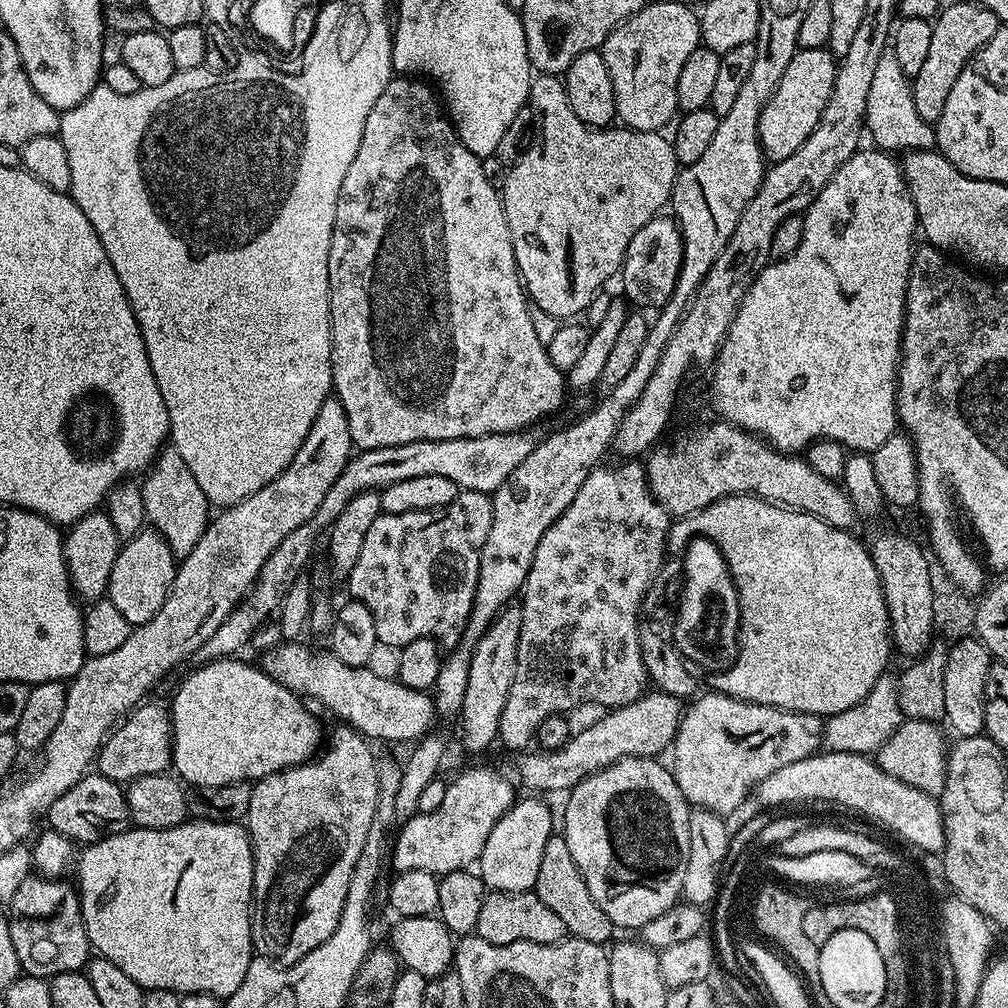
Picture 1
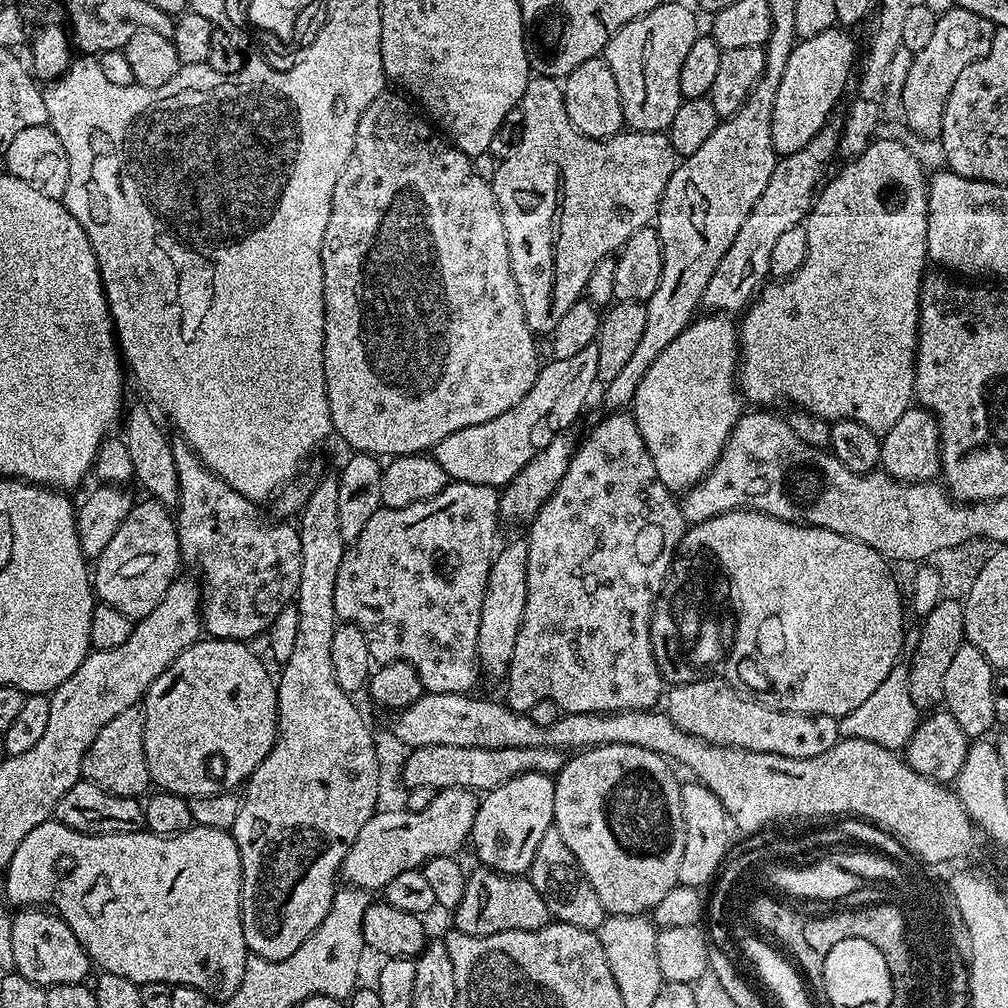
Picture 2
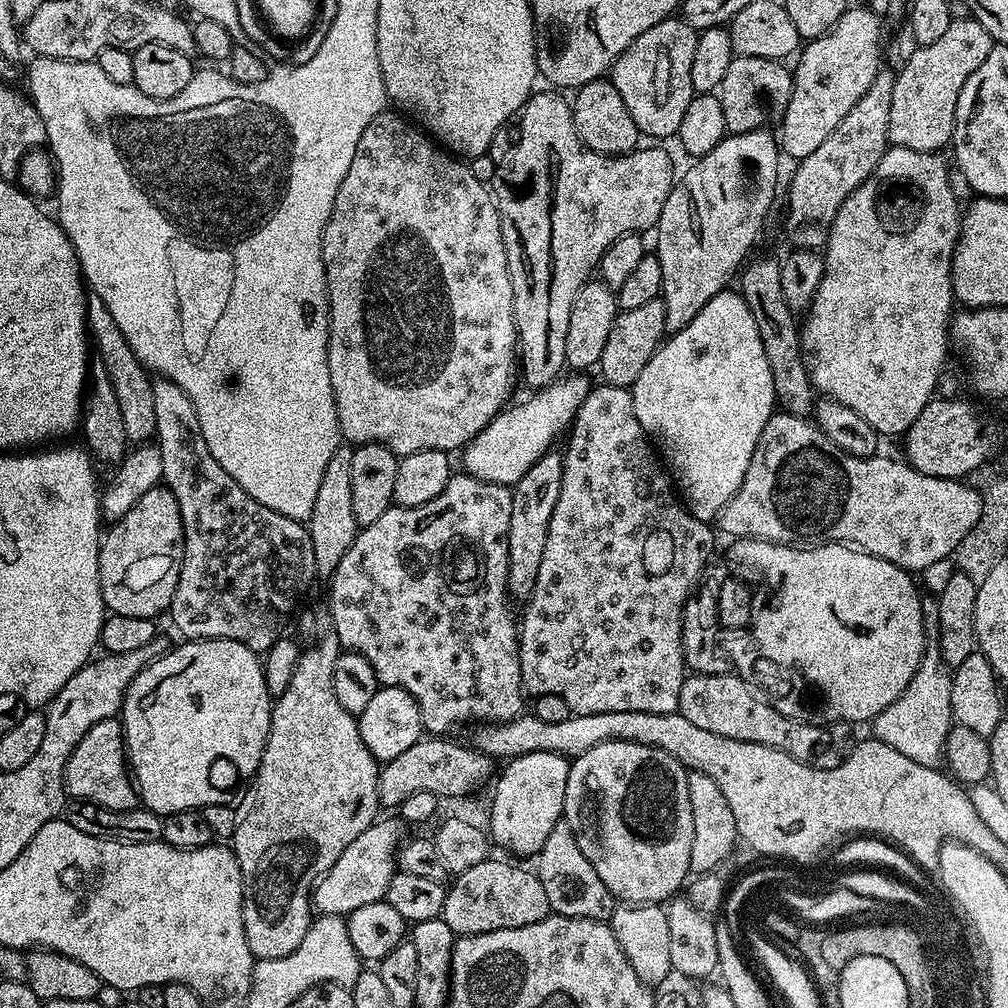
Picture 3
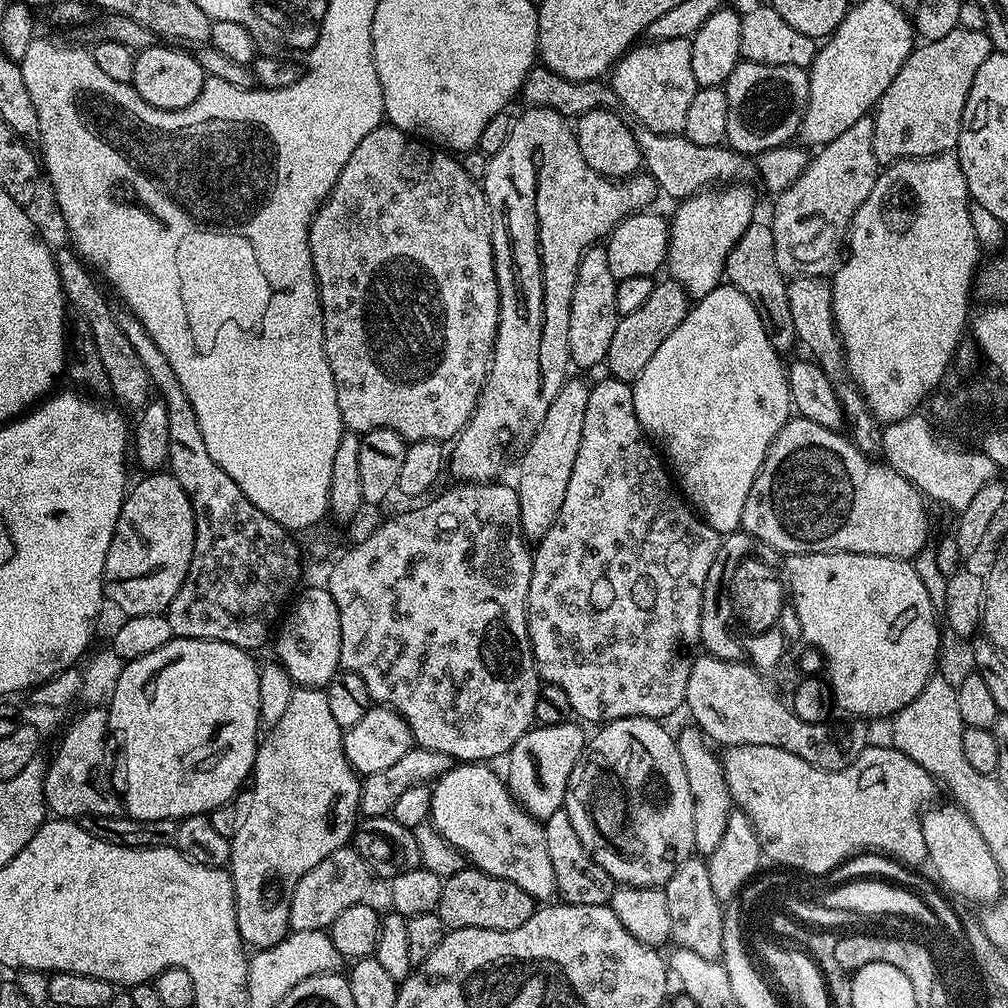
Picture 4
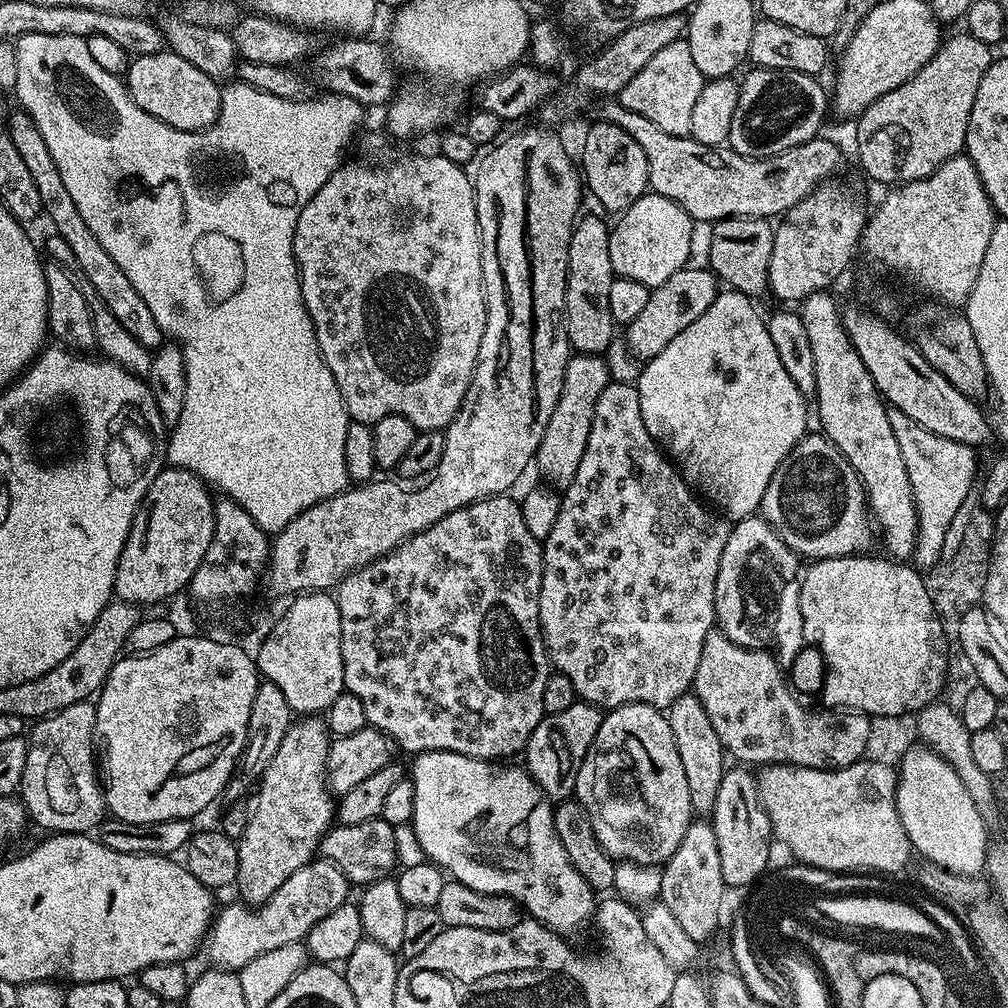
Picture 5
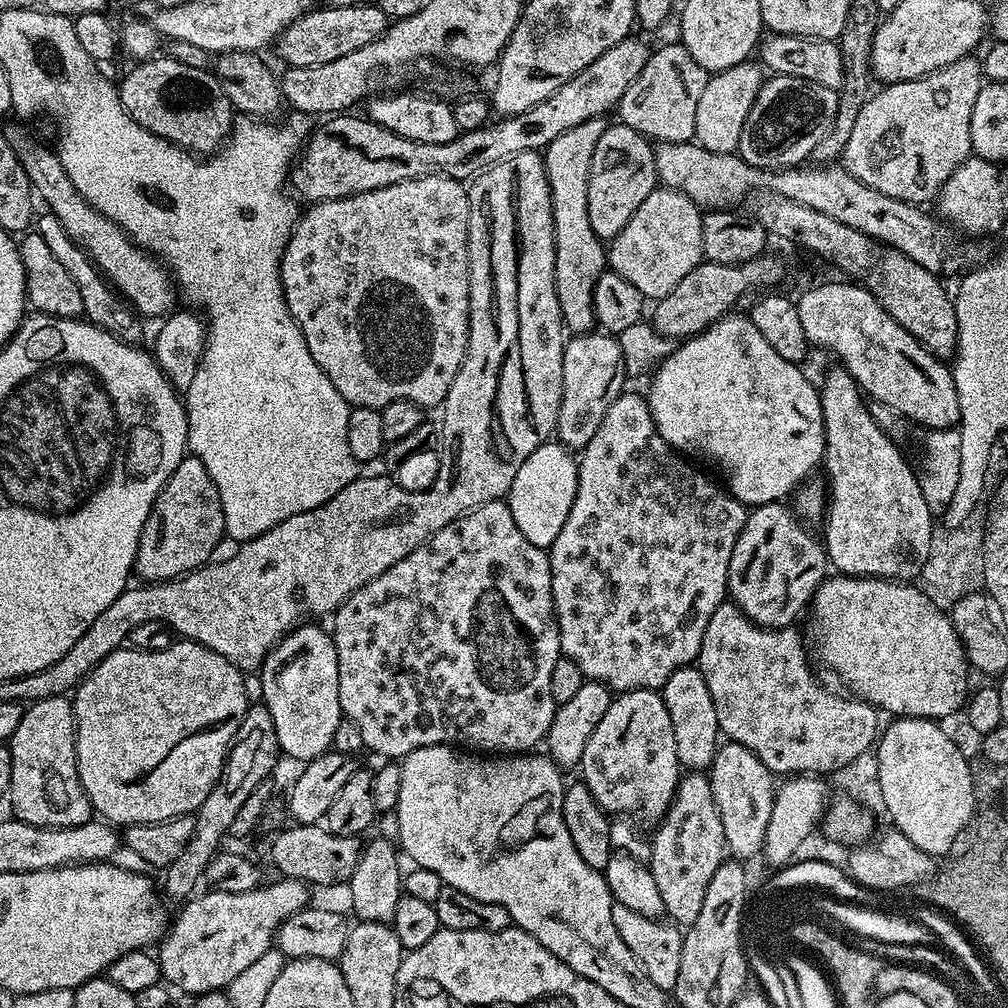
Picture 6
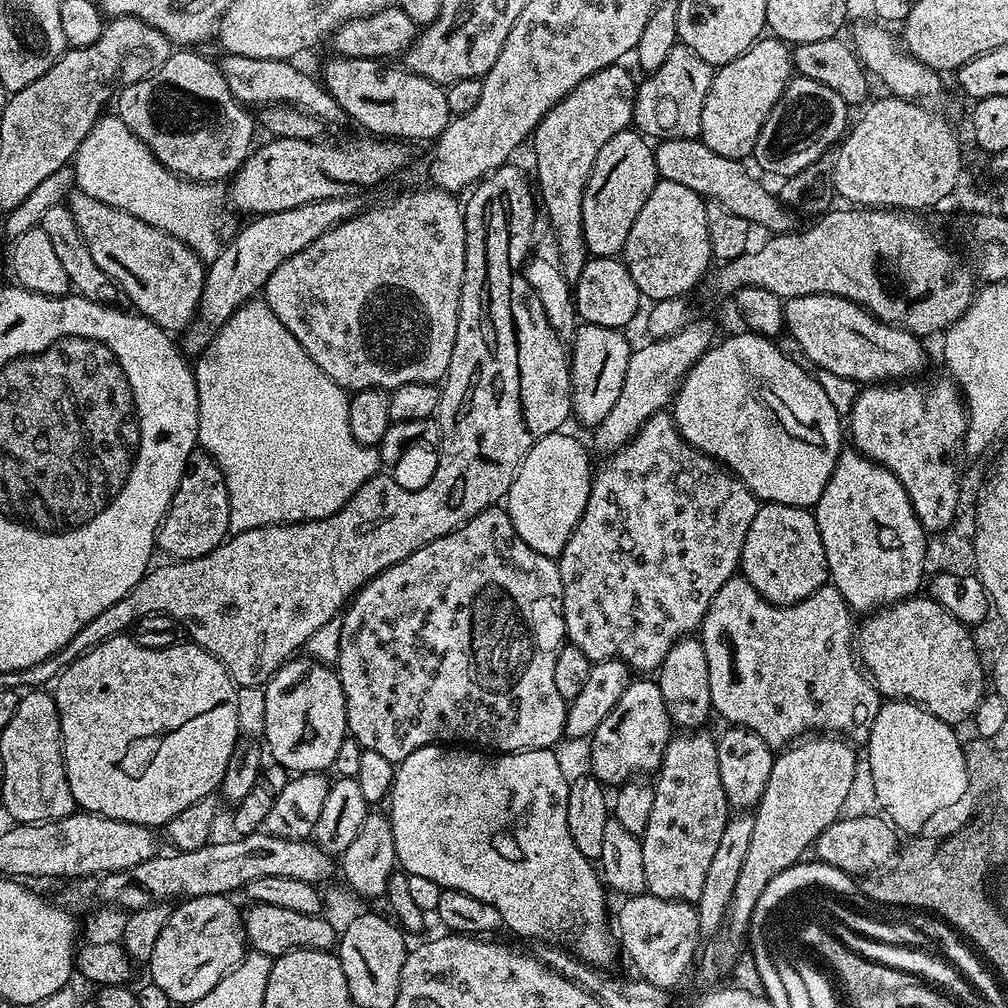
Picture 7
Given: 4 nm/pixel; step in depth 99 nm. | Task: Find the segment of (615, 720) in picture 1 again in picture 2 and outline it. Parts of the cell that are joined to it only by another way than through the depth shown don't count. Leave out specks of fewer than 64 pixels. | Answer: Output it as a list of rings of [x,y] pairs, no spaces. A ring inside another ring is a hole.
[[[422,746],[411,749],[407,753],[408,761],[404,764],[405,789],[430,788],[465,788],[467,792],[487,794],[495,788],[501,788],[506,782],[522,776],[528,772],[559,773],[566,763],[566,756],[559,747],[554,748],[503,748],[502,750],[486,750],[485,748],[471,748],[470,746]]]

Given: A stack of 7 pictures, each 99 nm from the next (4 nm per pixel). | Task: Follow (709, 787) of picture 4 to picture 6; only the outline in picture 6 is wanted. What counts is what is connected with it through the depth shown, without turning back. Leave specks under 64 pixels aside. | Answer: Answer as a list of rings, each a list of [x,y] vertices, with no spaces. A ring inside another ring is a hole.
[[[689,666],[686,668],[676,668],[674,674],[670,674],[670,678],[666,678],[662,689],[662,695],[664,698],[664,705],[666,710],[670,714],[670,726],[674,726],[674,750],[678,750],[678,758],[680,759],[681,765],[688,770],[708,770],[712,767],[712,759],[716,753],[718,747],[718,739],[721,735],[720,727],[718,726],[718,710],[714,710],[714,698],[710,698],[710,686],[706,686],[706,678],[702,673],[700,673],[699,667]]]

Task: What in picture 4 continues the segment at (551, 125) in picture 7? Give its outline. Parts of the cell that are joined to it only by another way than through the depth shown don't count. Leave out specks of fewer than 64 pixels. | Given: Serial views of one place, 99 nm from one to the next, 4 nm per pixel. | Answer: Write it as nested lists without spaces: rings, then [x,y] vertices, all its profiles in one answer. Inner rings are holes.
[[[593,246],[586,249],[576,271],[568,331],[568,358],[580,370],[585,370],[596,362],[607,361],[610,341],[614,338],[614,330],[618,330],[621,318],[617,283],[614,274],[610,274],[607,247]]]

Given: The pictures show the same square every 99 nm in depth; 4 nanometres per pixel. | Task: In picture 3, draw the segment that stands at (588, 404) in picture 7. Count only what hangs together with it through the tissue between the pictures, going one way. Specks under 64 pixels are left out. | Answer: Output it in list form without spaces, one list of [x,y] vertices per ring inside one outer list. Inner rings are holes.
[[[559,451],[547,452],[512,489],[510,502],[510,534],[508,535],[508,594],[509,597],[527,601],[538,578],[538,566],[542,566],[542,553],[546,550],[546,534],[550,534],[550,518],[554,506],[558,506],[558,494],[562,490],[564,458]]]

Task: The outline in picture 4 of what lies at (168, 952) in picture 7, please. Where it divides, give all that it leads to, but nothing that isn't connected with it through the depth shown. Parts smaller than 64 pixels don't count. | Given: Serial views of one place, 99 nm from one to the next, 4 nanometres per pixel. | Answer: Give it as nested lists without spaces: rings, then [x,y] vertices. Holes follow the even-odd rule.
[[[351,846],[334,850],[322,858],[314,870],[302,874],[298,886],[292,892],[289,929],[292,932],[331,929],[334,918],[338,918],[346,906],[359,904],[367,897],[364,895],[368,892],[368,876],[370,877],[368,864]]]

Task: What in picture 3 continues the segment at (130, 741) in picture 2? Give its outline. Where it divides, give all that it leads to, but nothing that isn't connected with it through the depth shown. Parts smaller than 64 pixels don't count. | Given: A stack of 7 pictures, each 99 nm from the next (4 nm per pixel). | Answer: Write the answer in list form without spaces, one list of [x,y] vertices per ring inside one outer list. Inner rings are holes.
[[[119,719],[103,720],[74,746],[64,771],[64,791],[77,801],[88,800],[106,810],[130,810],[137,807],[138,793],[130,775],[124,746],[124,725]]]

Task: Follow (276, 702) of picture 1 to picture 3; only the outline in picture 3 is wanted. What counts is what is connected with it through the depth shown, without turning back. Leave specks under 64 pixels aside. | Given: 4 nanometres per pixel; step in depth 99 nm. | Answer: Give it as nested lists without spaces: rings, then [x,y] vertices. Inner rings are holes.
[[[195,640],[180,642],[177,648],[169,647],[163,656],[151,660],[139,674],[132,679],[130,686],[124,695],[124,704],[120,707],[118,719],[124,725],[124,746],[126,759],[138,793],[138,800],[143,807],[159,814],[161,817],[172,815],[174,812],[190,810],[191,808],[202,810],[211,804],[226,804],[233,798],[231,788],[239,780],[247,781],[256,775],[256,767],[260,765],[260,759],[266,746],[268,731],[272,725],[272,706],[274,698],[266,690],[266,678],[264,677],[264,665],[257,653],[247,648],[242,641],[232,640]]]

